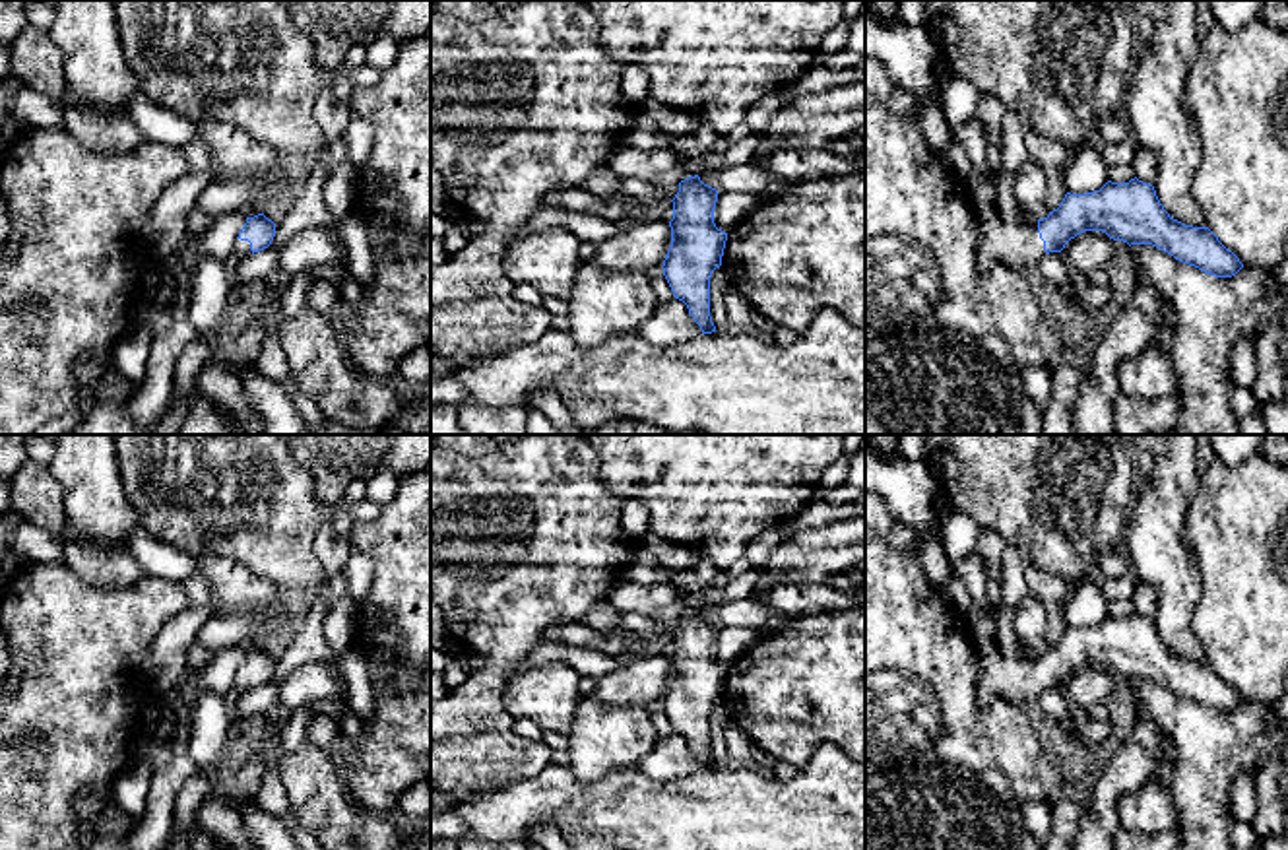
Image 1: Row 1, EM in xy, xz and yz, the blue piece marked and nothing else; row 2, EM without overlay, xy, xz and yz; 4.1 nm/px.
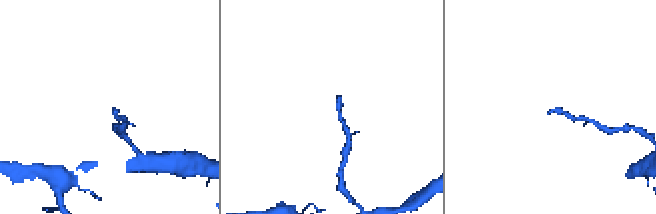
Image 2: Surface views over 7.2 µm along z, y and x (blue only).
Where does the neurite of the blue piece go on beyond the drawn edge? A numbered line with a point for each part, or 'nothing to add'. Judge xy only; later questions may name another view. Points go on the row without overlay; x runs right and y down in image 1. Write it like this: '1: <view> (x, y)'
1: xy (241, 684)

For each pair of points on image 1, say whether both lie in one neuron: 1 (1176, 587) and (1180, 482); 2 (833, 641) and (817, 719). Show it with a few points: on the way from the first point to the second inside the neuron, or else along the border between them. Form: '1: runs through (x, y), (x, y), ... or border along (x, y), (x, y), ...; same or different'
1: runs through (1170, 561), (1170, 507); same
2: runs through (833, 660), (833, 670), (817, 686), (817, 699); same

